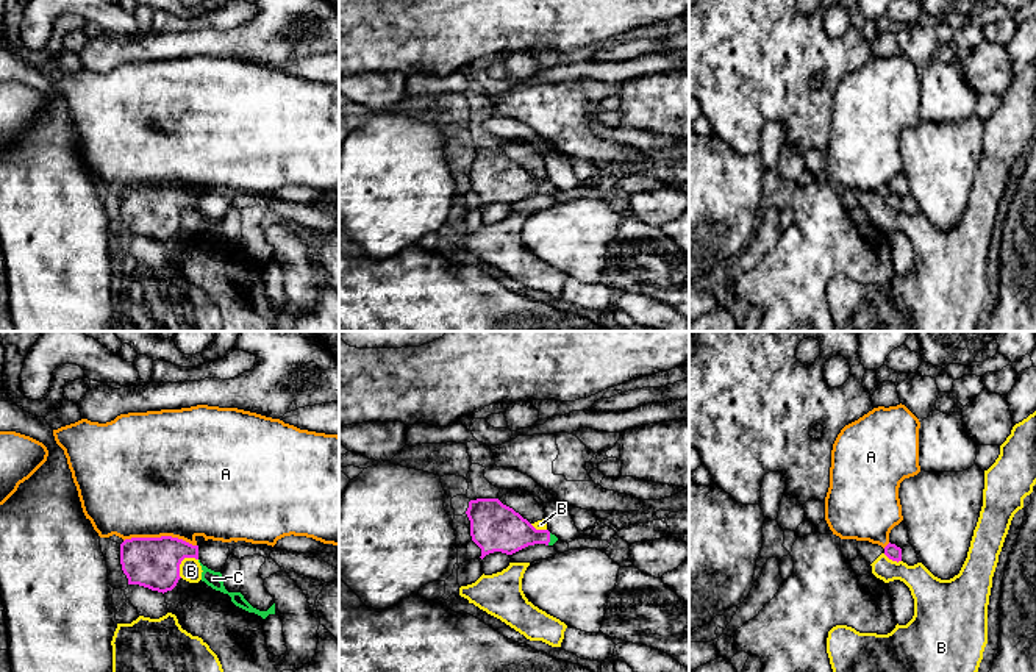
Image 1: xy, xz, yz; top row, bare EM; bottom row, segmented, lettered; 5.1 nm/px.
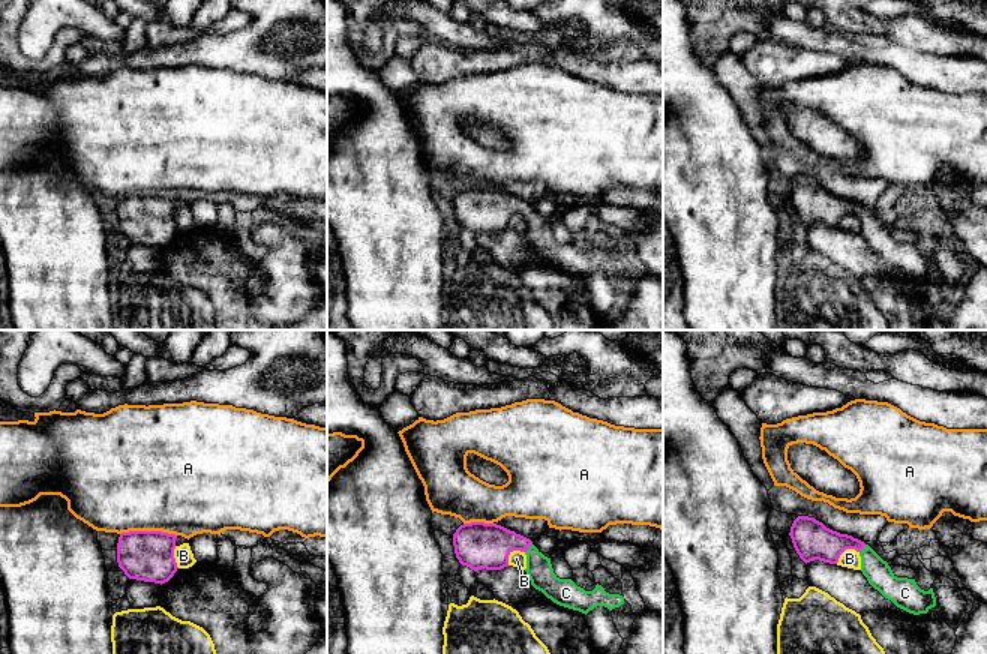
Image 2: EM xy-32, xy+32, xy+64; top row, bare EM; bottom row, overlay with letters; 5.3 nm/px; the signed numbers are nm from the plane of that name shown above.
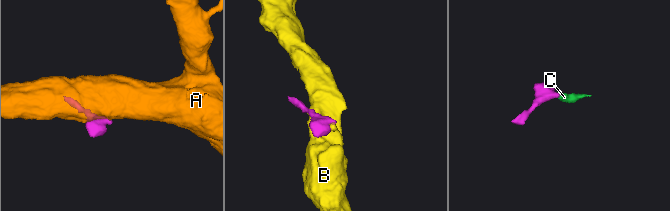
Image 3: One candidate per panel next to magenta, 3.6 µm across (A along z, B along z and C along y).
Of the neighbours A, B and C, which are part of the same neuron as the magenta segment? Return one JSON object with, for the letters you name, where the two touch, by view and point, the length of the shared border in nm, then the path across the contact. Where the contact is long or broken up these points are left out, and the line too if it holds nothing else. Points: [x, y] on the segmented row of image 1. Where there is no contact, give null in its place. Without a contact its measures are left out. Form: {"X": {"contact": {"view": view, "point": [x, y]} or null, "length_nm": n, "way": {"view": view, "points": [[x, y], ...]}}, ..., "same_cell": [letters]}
{"C": {"contact": {"view": "xz", "point": [549, 539]}, "length_nm": 70, "way": {"view": "xz", "points": [[502, 529], [549, 539], [553, 538]]}}, "same_cell": ["C"]}

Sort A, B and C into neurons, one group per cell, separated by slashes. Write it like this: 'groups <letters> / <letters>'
groups A / B / C

